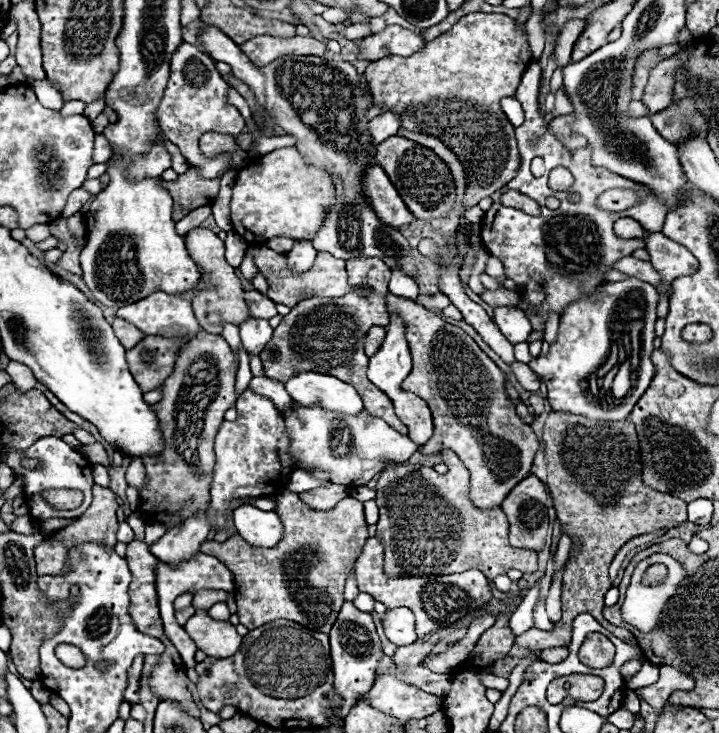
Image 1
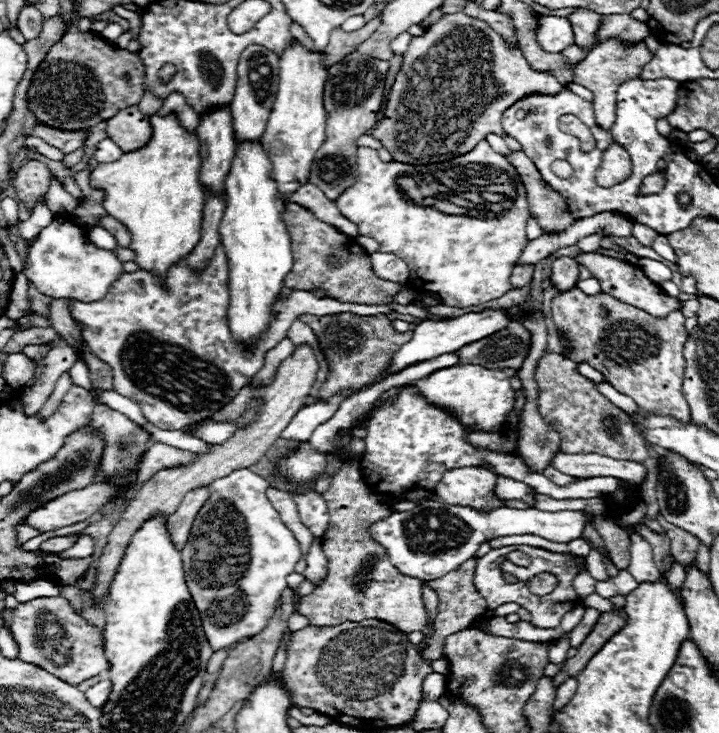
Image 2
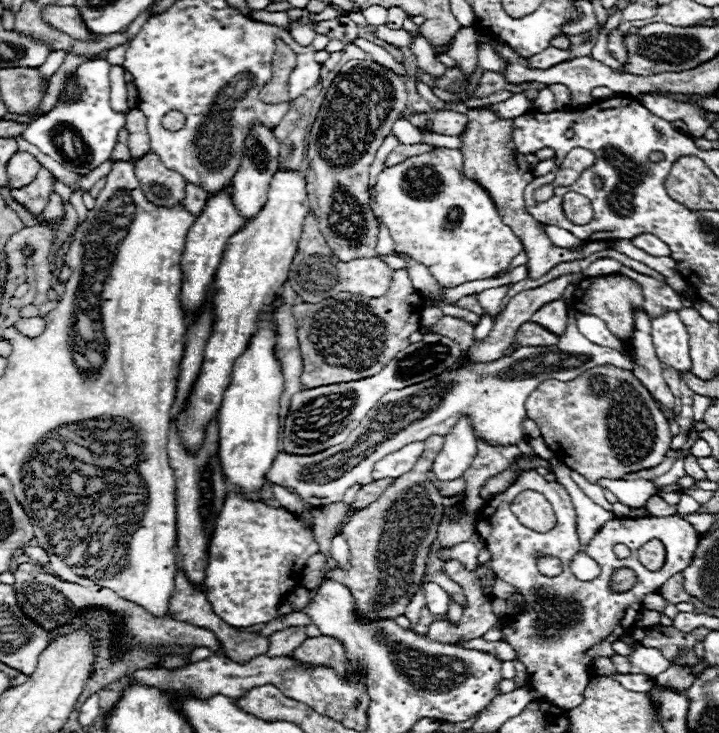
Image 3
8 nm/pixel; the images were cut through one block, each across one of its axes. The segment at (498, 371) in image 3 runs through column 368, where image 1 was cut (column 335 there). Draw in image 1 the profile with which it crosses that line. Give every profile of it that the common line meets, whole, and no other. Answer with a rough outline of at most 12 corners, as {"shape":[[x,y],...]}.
{"shape":[[290,404],[290,454],[366,486],[420,446],[362,410]]}

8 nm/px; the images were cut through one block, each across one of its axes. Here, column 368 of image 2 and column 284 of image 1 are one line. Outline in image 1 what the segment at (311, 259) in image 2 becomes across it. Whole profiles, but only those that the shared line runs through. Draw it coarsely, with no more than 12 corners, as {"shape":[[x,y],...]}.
{"shape":[[264,244],[248,256],[268,280],[268,298],[296,306],[304,298],[348,294],[346,266],[322,252],[294,276],[284,254]]}

